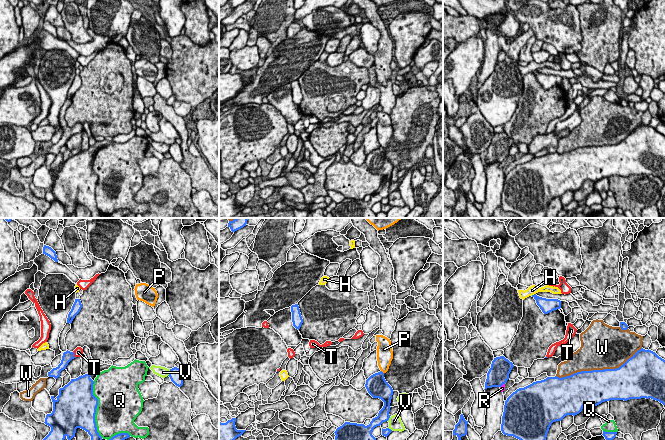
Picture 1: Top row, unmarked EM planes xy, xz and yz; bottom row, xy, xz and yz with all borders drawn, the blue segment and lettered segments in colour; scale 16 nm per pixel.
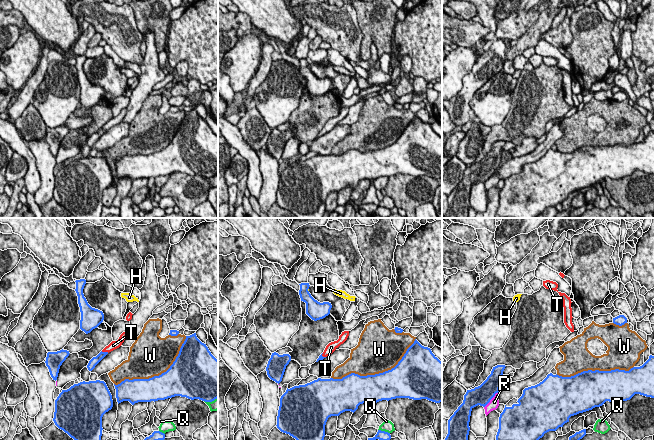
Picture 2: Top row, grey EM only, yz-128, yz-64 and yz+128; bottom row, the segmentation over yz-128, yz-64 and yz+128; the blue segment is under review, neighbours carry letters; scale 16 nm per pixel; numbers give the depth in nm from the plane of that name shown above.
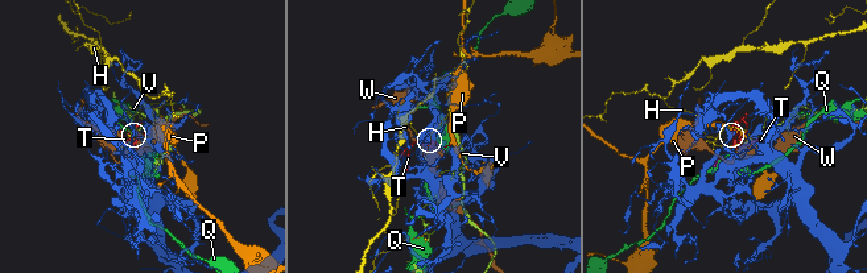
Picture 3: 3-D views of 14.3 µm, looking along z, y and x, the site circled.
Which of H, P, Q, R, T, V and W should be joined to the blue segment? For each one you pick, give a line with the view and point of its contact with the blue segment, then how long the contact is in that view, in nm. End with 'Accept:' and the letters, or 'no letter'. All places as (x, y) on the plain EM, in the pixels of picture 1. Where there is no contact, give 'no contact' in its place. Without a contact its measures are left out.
T: contact xy (73, 130); length 120 nm
Accept: T

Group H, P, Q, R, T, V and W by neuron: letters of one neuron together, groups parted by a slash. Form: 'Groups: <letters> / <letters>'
Groups: H / P / Q / R / T / V / W

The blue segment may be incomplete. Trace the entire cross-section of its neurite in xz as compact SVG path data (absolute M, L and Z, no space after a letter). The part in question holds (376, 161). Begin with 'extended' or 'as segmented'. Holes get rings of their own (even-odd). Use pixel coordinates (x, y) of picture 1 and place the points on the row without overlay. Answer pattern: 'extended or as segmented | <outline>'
extended | M380 147L371 151L366 156L365 163L373 174L379 174L384 178L383 184L367 202L346 198L339 192L327 189L332 202L327 205L325 210L331 212L334 209L335 218L376 218L376 214L372 211L373 205L389 196L390 179L394 167L385 156L384 149Z

